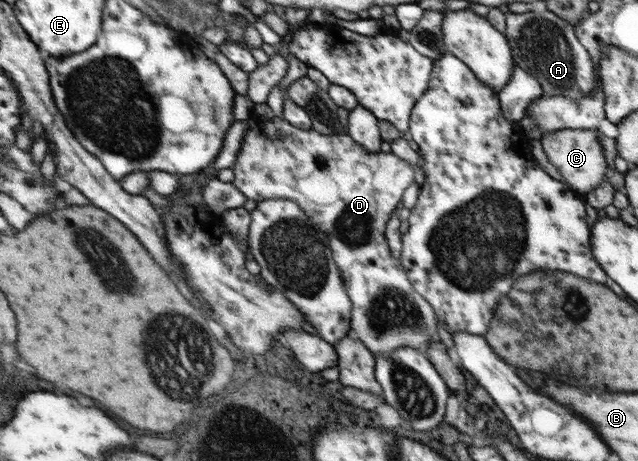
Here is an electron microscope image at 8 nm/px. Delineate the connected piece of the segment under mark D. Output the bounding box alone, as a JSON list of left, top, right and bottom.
[230,113,439,356]

